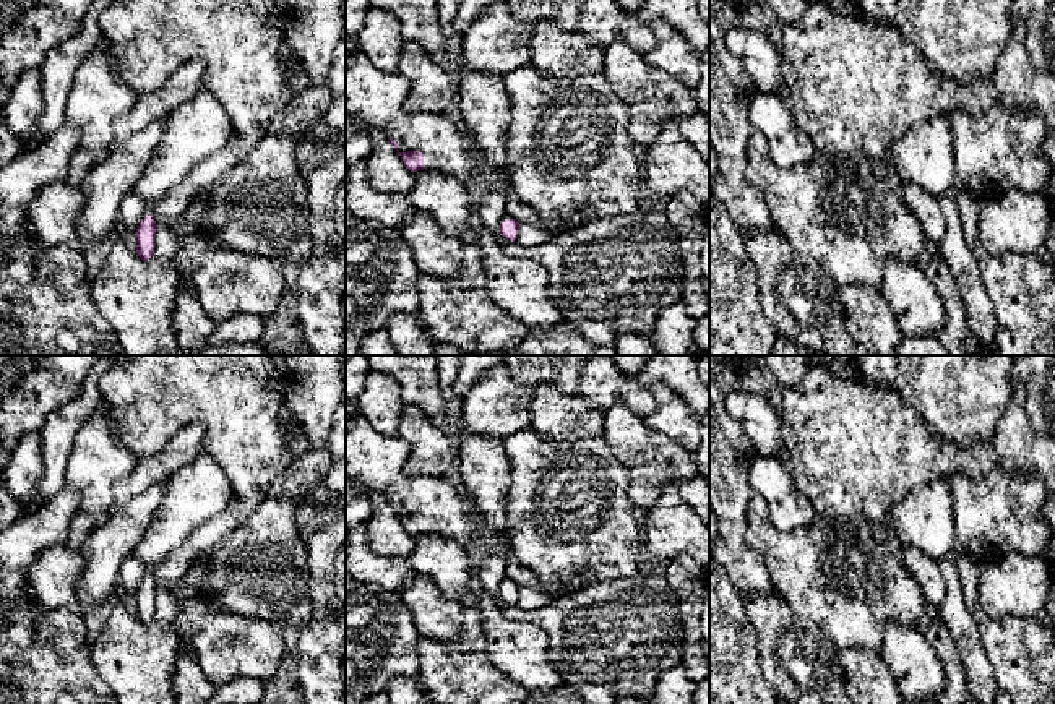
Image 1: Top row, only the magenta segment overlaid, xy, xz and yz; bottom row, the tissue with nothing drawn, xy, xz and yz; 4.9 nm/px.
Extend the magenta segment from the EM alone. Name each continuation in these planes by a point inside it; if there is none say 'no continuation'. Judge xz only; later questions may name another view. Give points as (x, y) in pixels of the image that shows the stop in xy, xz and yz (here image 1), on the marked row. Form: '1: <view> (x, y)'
1: xz (377, 98)

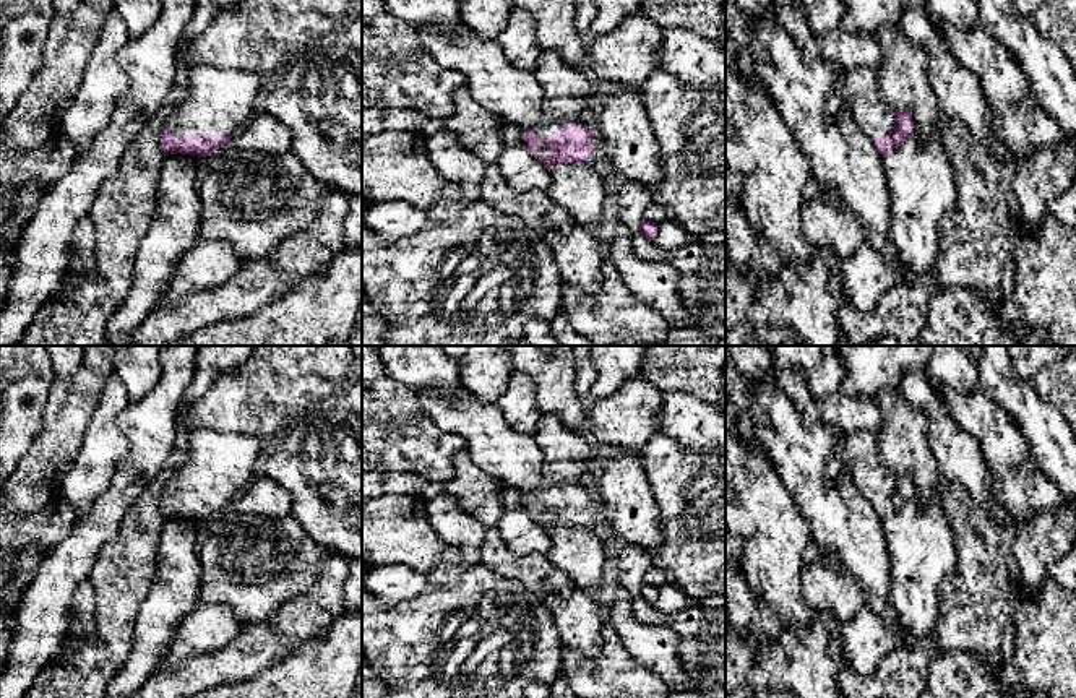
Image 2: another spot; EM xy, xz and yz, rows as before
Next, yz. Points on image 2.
1: yz (857, 91)

